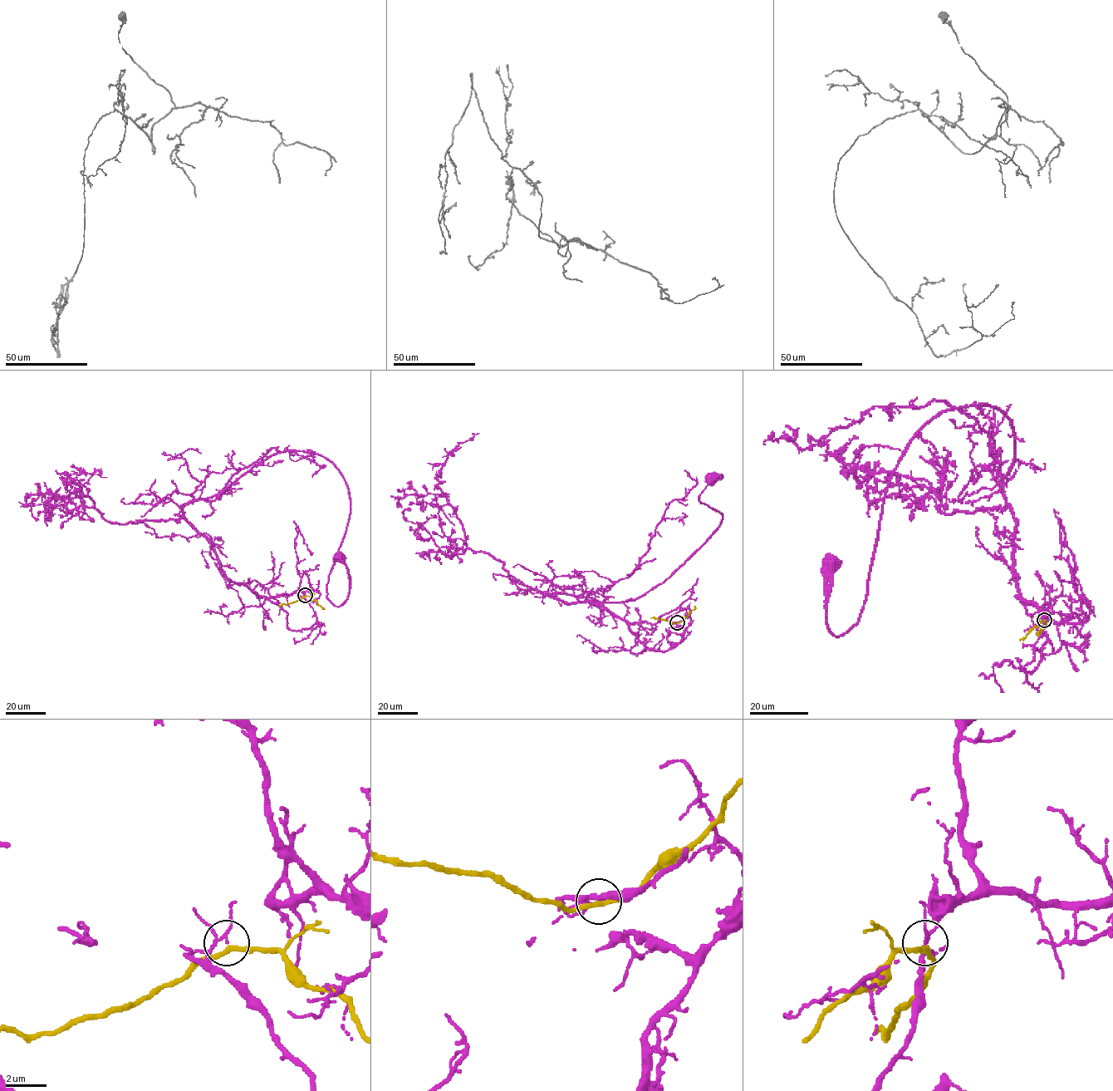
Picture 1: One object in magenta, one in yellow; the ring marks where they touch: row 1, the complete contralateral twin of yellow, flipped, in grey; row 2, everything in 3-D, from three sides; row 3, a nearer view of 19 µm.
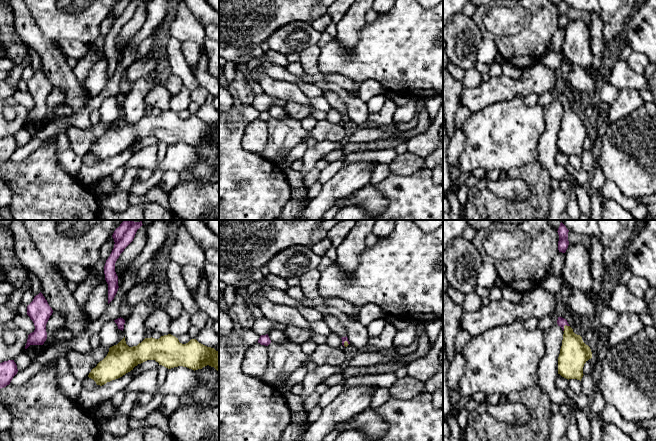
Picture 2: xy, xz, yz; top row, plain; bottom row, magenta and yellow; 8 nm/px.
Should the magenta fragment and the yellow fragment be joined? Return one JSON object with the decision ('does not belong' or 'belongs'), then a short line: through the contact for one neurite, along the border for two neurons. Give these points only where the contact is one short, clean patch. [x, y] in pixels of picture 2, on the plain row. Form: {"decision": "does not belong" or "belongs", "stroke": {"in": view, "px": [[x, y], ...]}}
{"decision": "does not belong"}

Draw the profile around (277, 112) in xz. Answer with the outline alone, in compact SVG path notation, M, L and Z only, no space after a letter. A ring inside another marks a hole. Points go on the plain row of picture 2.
M272 105L269 107L268 112L269 112L271 118L275 118L275 119L279 119L279 120L282 120L288 116L287 113L285 112L284 108L281 106Z

